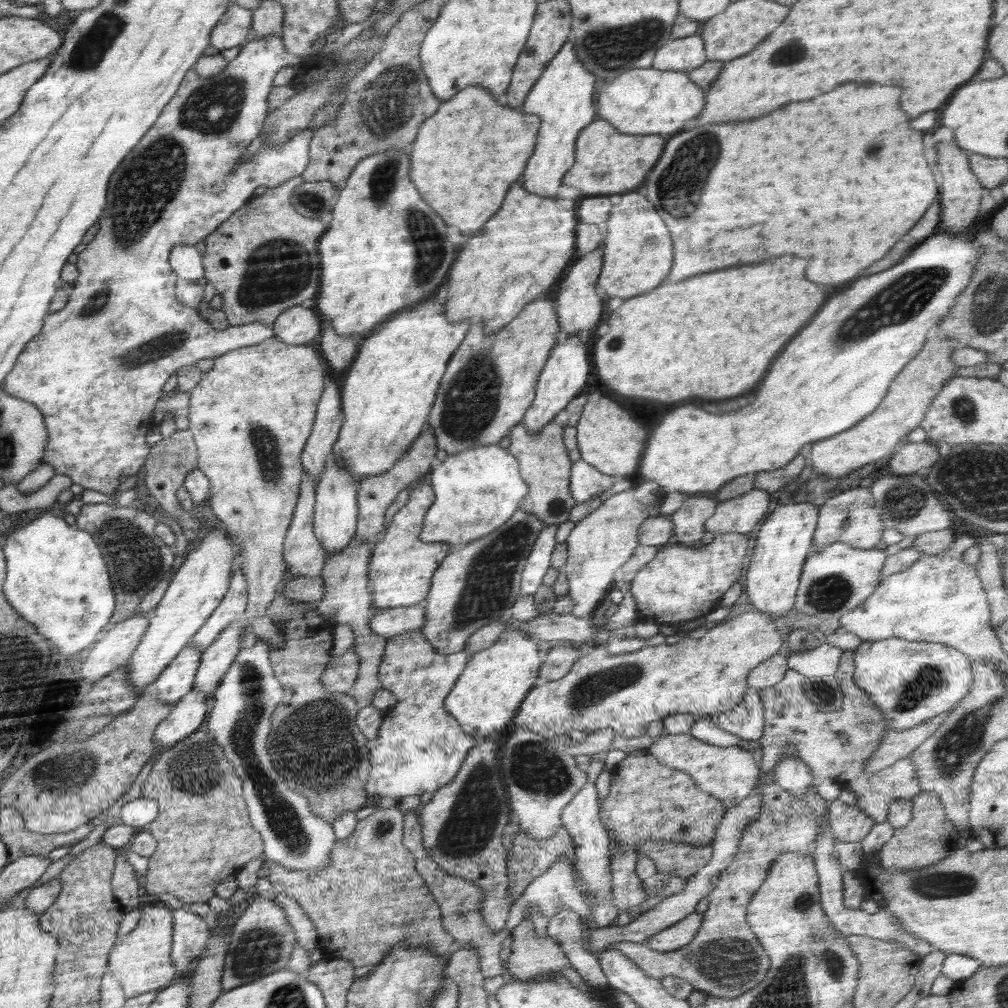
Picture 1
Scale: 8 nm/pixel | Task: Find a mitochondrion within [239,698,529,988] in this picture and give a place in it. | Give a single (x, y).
(477, 811)

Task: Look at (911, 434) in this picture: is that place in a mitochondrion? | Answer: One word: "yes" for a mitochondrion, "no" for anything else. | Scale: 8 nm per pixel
no

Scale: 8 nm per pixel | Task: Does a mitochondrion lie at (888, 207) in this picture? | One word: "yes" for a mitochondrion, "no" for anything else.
no

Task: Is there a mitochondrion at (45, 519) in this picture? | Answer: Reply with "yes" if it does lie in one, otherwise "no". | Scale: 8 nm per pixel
no

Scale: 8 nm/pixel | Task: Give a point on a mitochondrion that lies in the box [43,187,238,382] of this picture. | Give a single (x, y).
(151, 350)

